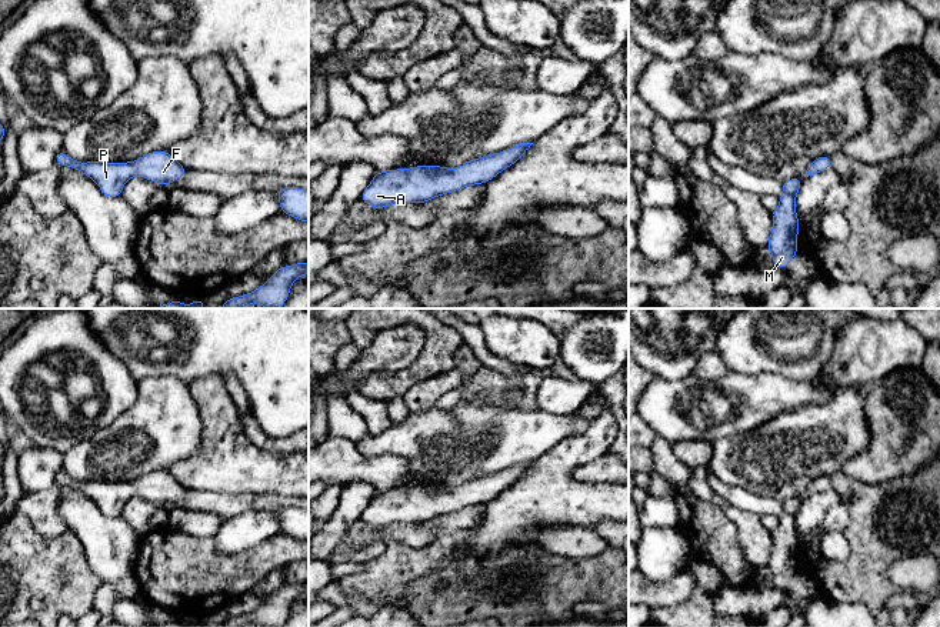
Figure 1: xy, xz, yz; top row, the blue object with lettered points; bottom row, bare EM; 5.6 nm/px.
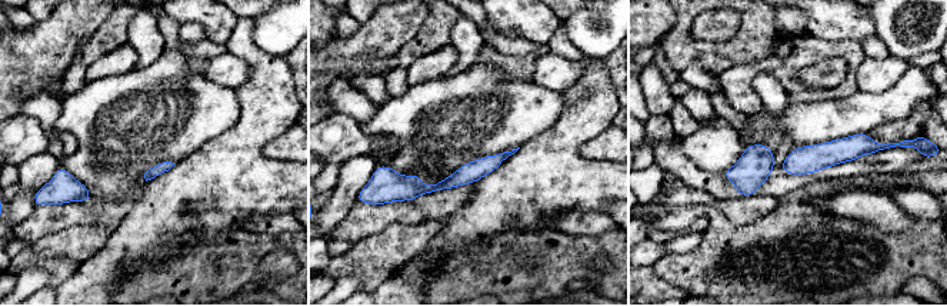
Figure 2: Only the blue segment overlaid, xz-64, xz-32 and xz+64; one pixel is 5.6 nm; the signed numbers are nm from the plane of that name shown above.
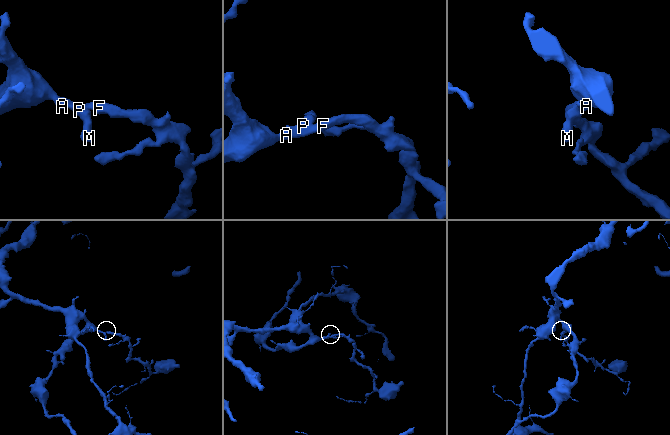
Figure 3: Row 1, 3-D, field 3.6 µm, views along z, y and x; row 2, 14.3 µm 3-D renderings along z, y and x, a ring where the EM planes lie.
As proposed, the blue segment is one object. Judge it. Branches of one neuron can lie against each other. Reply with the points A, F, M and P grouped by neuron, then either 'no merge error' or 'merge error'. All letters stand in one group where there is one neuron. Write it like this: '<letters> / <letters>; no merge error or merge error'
A F M P; no merge error

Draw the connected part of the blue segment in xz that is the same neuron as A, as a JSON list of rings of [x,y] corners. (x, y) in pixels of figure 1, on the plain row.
[[[520,463],[504,471],[469,480],[456,490],[443,486],[416,486],[376,491],[360,521],[380,530],[394,523],[427,523],[463,507],[484,504],[519,481],[531,464]]]

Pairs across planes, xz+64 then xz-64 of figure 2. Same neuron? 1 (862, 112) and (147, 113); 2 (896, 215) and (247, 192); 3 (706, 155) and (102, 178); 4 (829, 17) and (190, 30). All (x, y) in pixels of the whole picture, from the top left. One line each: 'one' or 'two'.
1: one
2: two
3: two
4: two

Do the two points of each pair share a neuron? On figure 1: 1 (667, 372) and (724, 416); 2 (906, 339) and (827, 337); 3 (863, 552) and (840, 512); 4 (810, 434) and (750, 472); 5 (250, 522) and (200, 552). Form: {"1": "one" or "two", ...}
{"1": "two", "2": "two", "3": "two", "4": "one", "5": "two"}

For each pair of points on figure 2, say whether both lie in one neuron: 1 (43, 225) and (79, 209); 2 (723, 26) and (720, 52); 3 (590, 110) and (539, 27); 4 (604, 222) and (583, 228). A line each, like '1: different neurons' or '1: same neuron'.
1: same neuron
2: different neurons
3: different neurons
4: same neuron

